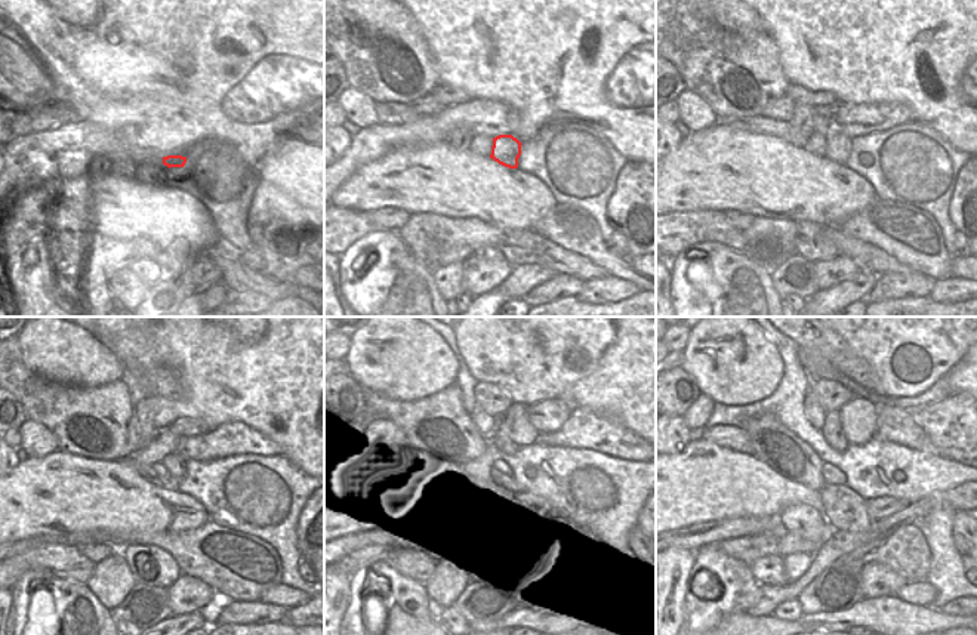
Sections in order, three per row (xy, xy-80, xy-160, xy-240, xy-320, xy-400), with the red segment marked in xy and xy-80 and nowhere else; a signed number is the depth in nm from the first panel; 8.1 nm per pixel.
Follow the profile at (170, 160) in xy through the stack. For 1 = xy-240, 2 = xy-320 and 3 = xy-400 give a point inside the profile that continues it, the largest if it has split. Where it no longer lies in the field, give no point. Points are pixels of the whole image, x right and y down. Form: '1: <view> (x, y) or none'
1: xy-240 (175, 464)
2: xy-320 (504, 443)
3: xy-400 (832, 429)

